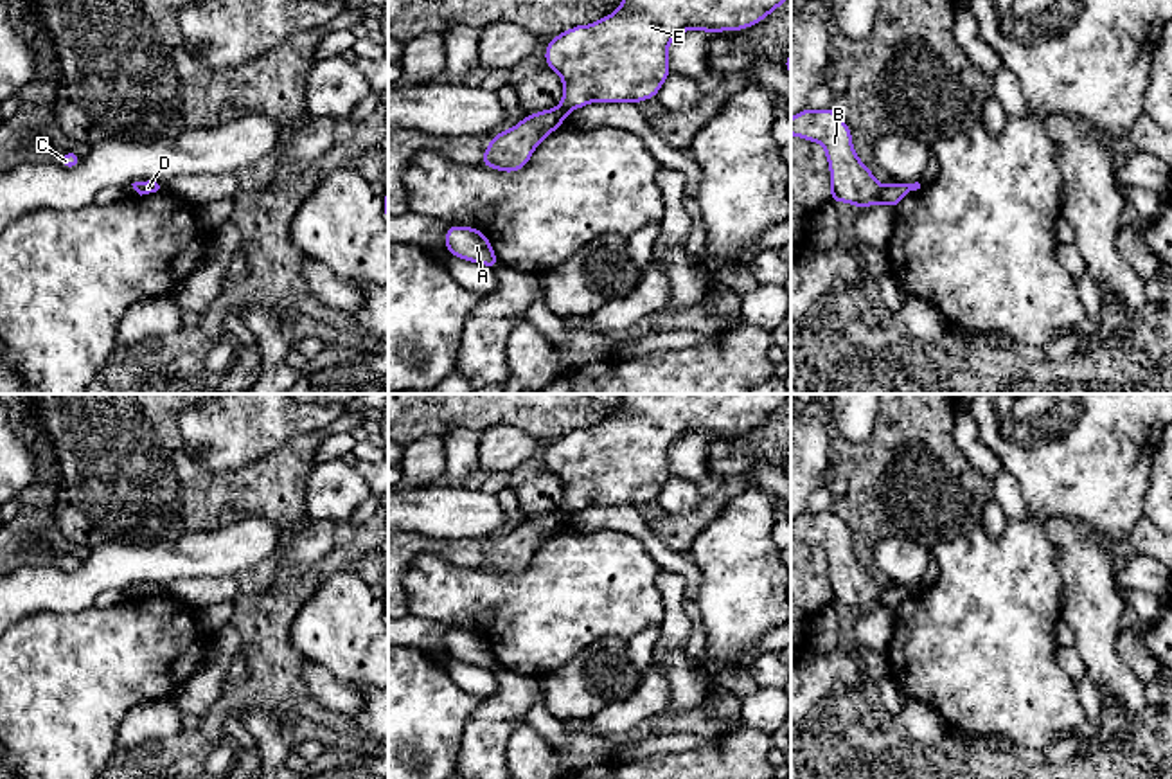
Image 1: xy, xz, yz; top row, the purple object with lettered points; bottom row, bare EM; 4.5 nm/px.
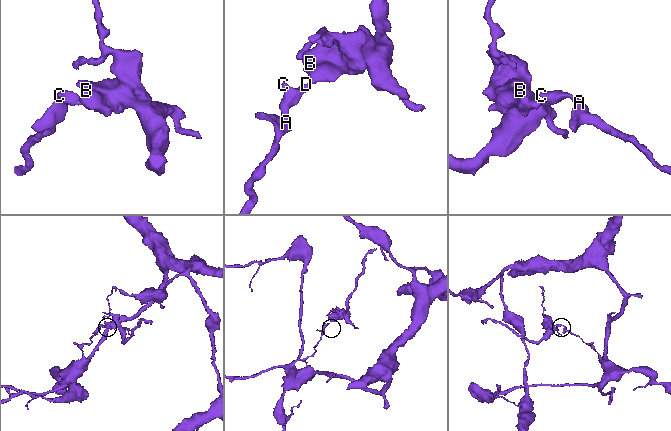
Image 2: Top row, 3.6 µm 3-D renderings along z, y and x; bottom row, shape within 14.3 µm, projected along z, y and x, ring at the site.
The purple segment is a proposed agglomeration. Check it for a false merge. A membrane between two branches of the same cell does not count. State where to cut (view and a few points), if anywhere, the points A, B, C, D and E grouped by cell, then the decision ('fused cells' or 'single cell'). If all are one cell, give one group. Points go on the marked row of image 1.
cut in xz along (559, 105), (567, 112); A C D / B E; fused cells

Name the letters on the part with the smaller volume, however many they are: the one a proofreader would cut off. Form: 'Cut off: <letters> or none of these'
Cut off: B, E

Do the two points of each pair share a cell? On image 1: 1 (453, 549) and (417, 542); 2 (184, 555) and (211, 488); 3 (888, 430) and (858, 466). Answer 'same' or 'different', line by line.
1: same
2: different
3: same

